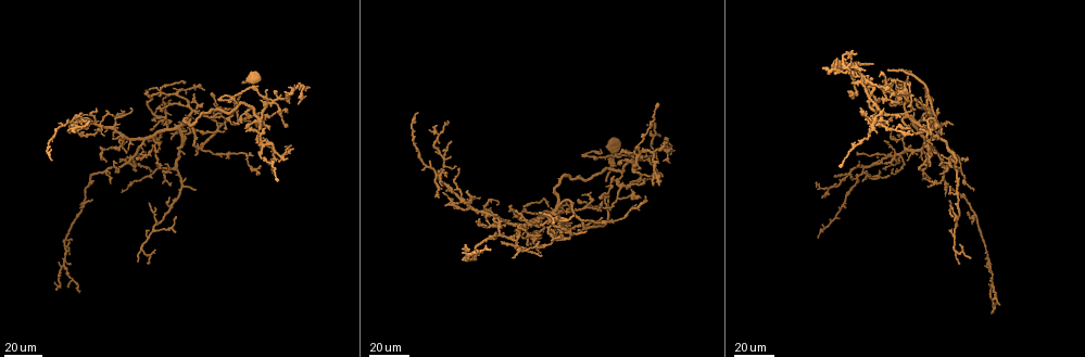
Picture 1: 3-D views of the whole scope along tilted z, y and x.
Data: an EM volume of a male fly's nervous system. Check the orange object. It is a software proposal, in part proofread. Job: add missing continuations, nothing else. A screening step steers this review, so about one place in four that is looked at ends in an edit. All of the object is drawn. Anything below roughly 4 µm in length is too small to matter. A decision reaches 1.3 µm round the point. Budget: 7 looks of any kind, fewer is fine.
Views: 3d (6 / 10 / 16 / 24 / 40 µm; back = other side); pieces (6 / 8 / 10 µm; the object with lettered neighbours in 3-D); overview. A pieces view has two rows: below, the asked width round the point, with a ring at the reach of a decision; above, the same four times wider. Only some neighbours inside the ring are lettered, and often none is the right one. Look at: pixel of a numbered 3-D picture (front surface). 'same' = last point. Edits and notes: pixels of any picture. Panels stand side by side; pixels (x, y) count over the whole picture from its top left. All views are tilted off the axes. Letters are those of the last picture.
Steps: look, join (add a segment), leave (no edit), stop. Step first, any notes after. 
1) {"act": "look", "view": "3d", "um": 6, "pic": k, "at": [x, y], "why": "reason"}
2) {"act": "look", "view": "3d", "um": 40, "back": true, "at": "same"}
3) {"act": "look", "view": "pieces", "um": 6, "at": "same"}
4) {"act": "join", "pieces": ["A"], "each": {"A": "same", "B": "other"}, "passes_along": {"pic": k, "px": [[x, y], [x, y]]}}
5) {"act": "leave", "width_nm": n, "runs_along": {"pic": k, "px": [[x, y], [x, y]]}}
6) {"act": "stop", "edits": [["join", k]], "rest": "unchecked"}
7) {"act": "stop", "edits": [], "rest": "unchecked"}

{"act": "look", "view": "3d", "um": 40, "pic": 1, "at": [195, 110], "why": "branch stops here"}

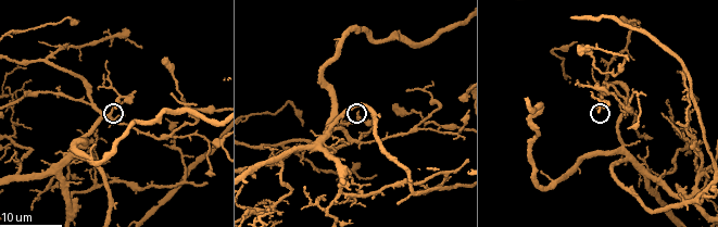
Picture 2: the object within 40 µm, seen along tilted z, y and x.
{"act": "look", "view": "pieces", "um": 6, "pic": 2, "at": [116, 108]}

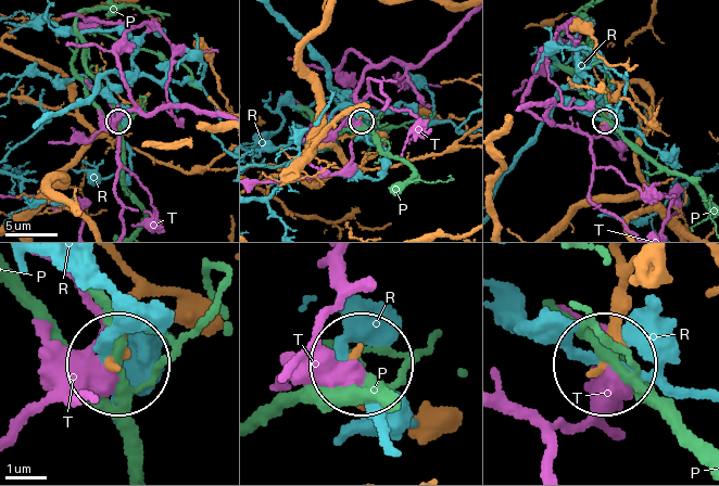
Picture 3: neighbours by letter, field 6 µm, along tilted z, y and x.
{"act": "leave", "each": {"P": "other", "R": "other", "T": "other"}, "found": "no lettered segment goes on from it"}

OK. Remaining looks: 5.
{"act": "look", "view": "3d", "um": 24, "pic": 1, "at": [541, 233], "why": "thin end"}

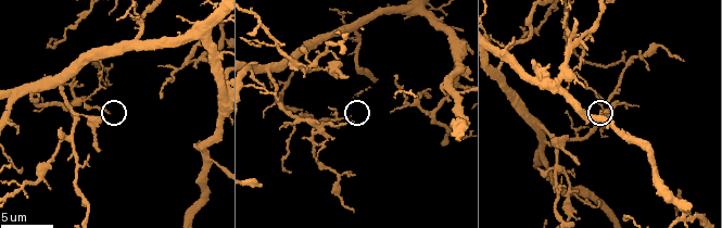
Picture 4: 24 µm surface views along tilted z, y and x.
{"act": "look", "view": "pieces", "um": 10, "pic": 4, "at": [106, 113], "why": "see the neighbours"}

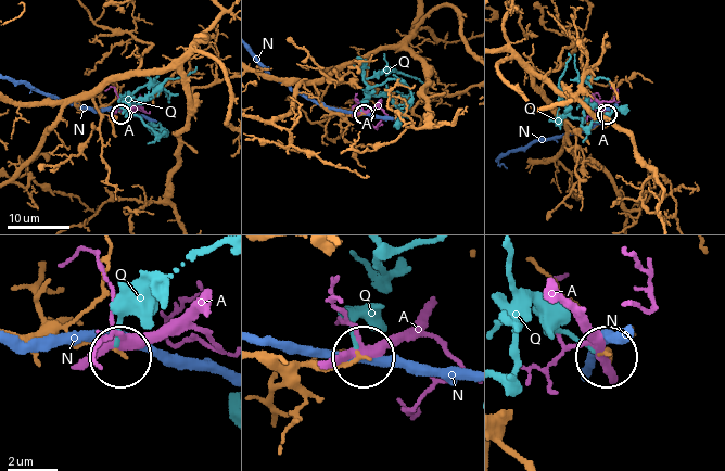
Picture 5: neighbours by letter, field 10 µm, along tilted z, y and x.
{"act": "leave", "width_nm": 130, "each": {"A": "other", "N": "other", "Q": "other"}, "found": "none of them fits"}

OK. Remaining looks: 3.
{"act": "look", "view": "3d", "um": 40, "pic": 1, "at": [586, 232], "why": "branch stops here"}

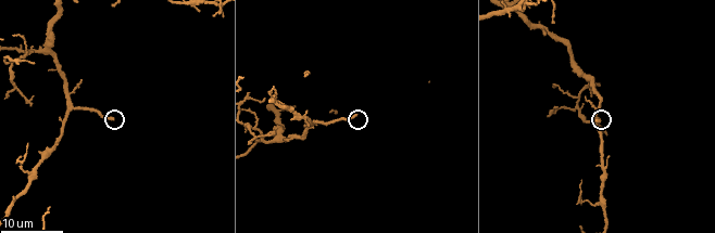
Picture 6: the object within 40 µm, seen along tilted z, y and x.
{"act": "look", "view": "pieces", "um": 8, "pic": 6, "at": [597, 120]}

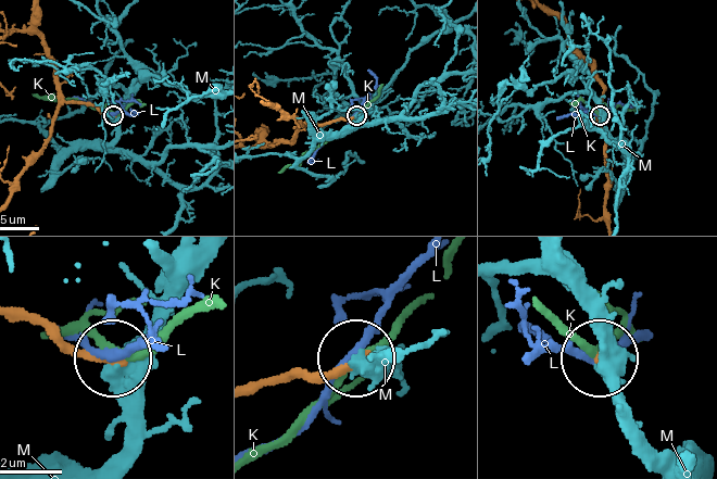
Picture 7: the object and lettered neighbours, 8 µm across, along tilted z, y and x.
{"act": "leave", "each": {"K": "other", "L": "other", "M": "other"}, "runs_along": {"pic": 7, "px": [[259, 390], [334, 373], [356, 357]]}, "found": "none of them fits"}

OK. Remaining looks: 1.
{"act": "look", "view": "pieces", "um": 6, "pic": 4, "at": [428, 94], "why": "an open end"}

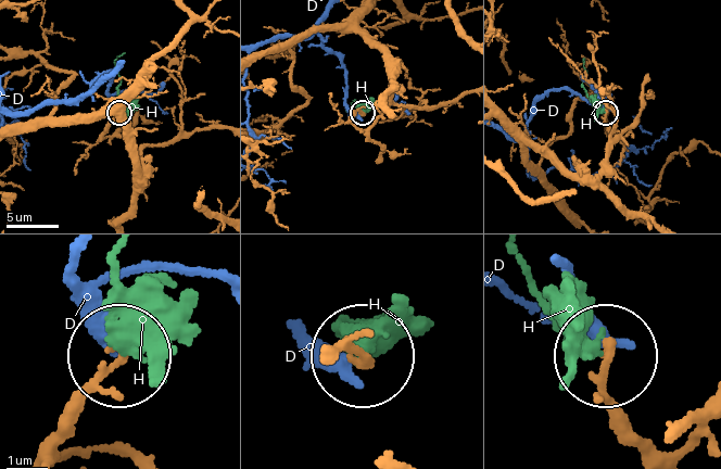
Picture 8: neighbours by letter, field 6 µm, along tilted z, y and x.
{"act": "leave", "width_nm": 210, "each": {"D": "other", "H": "other"}, "runs_along": {"pic": 8, "px": [[672, 432], [696, 429], [669, 452], [637, 430], [605, 356]]}, "found": "no lettered segment goes on from it"}

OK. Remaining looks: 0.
{"act": "stop", "edits": [], "rest": "unchecked"}

